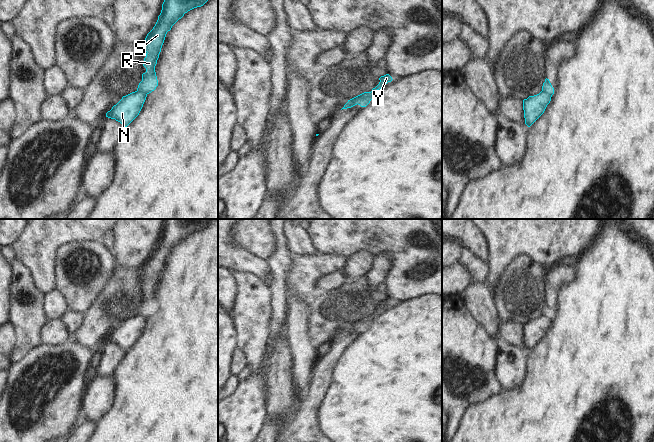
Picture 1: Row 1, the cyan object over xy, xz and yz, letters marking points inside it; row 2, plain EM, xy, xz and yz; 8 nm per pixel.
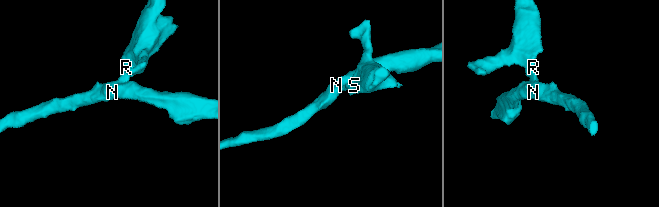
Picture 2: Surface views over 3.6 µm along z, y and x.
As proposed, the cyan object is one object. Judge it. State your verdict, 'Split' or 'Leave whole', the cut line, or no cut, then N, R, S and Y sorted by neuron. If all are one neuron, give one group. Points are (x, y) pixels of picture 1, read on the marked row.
Split. Split along xz (370, 92), (357, 103). Groups: N Y / R S.

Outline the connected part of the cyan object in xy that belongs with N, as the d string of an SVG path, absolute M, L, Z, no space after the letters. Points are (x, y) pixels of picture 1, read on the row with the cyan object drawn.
M138 91L132 92L112 107L106 117L115 119L127 127L140 113L147 95Z

